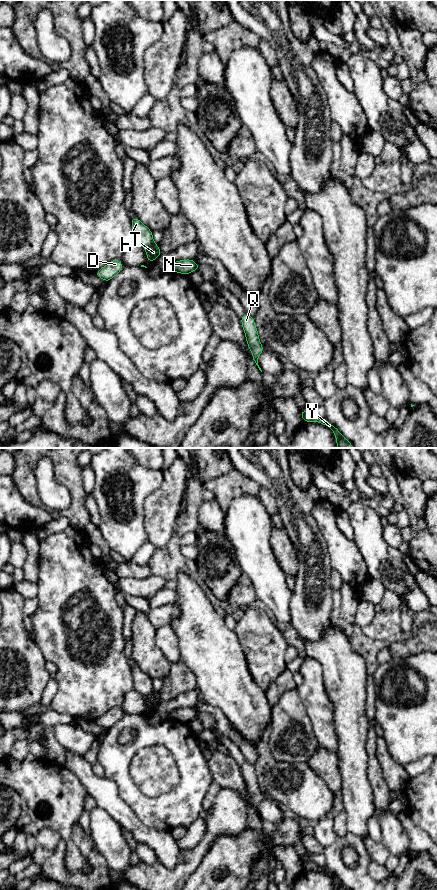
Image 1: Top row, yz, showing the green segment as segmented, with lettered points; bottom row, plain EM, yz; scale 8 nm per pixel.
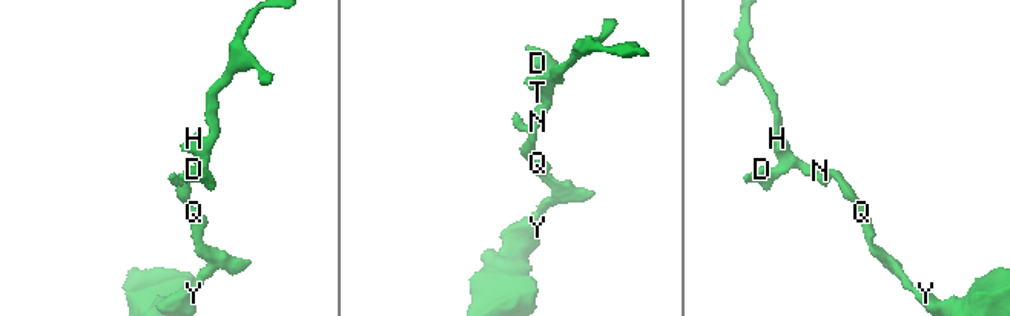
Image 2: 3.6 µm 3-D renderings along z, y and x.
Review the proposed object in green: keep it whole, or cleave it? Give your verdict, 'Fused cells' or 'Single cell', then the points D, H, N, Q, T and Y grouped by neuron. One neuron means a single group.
Single cell. Groups: D H N Q T Y

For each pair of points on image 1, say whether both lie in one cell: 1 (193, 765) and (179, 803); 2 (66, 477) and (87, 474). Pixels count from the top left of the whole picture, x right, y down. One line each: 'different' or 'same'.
1: same
2: different

